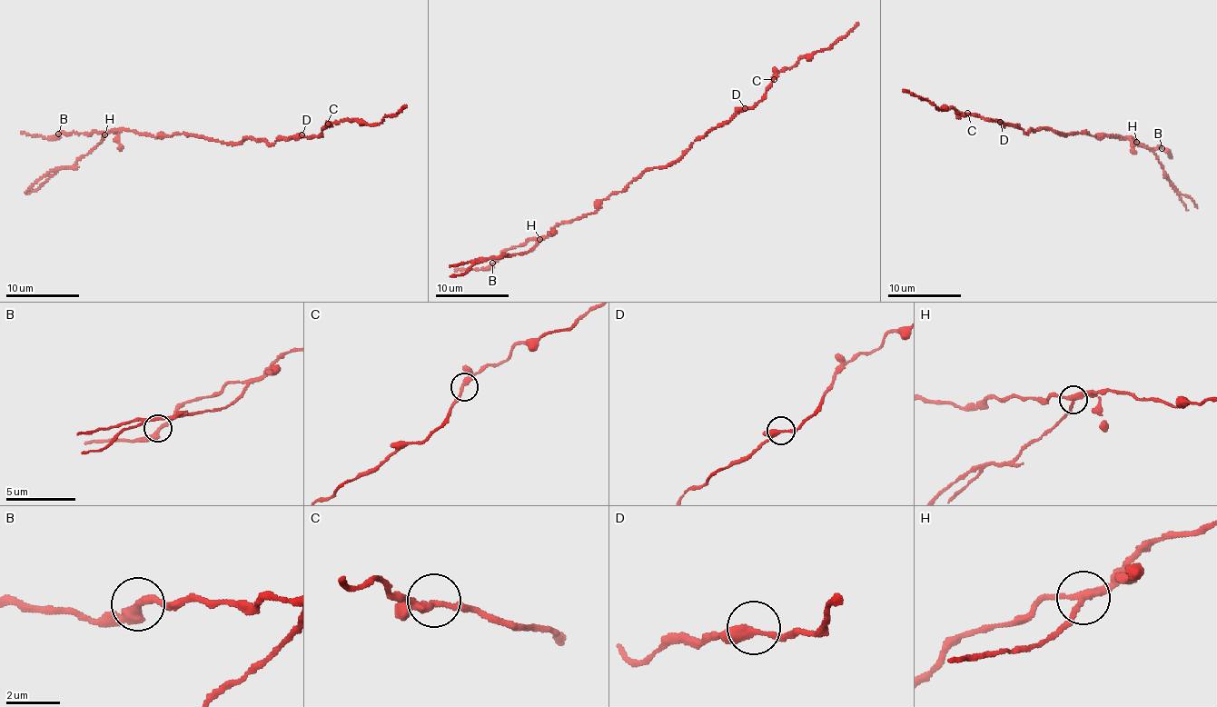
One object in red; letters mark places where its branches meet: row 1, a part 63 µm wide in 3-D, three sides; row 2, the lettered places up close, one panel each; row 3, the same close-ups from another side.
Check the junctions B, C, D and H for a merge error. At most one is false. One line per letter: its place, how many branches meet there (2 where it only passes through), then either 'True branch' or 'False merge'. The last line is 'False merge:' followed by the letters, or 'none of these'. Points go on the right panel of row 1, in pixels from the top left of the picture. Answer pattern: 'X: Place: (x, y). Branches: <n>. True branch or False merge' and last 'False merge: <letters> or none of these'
B: Place: (1162, 148). Branches: 2. True branch
C: Place: (967, 113). Branches: 2. True branch
D: Place: (1000, 122). Branches: 3. True branch
H: Place: (1136, 142). Branches: 3. False merge
False merge: H

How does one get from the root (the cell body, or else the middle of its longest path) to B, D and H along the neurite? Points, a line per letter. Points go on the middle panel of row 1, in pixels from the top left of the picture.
B: (657, 167), (647, 168), (621, 192), (612, 192), (593, 214), (556, 224), (546, 235), (506, 249), (492, 263)
D: (657, 167), (670, 165), (695, 140), (728, 123), (745, 108)
H: (657, 167), (647, 168), (621, 192), (612, 192), (593, 214), (561, 221), (540, 239)

